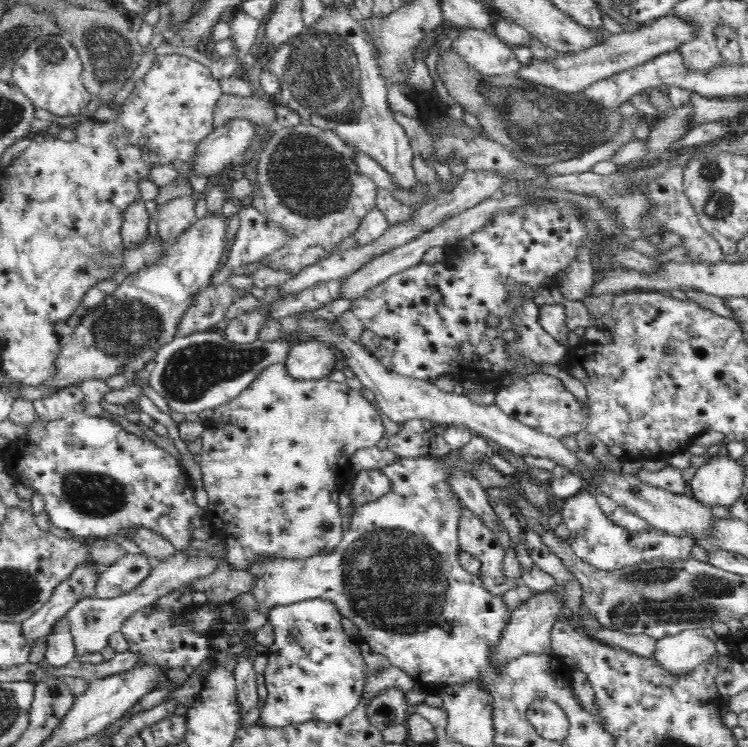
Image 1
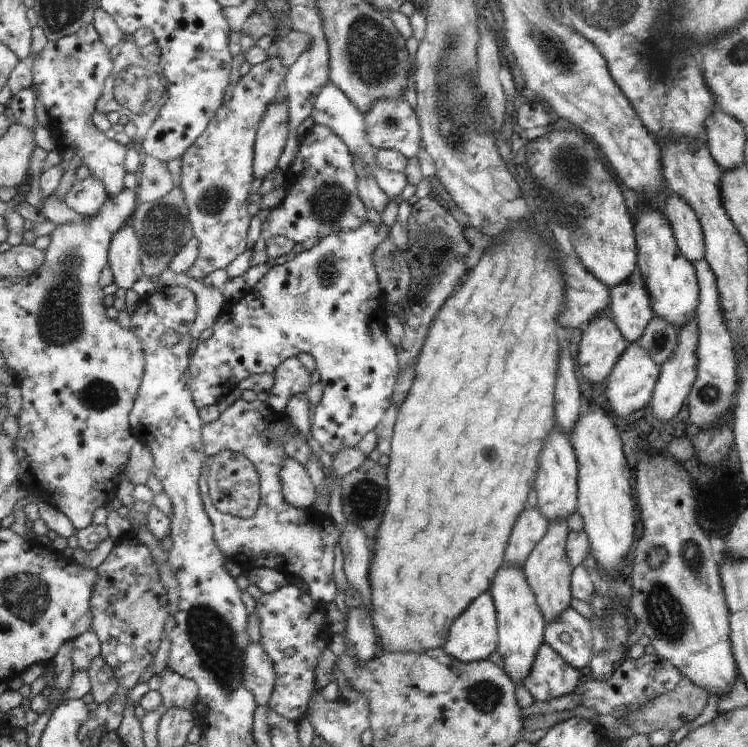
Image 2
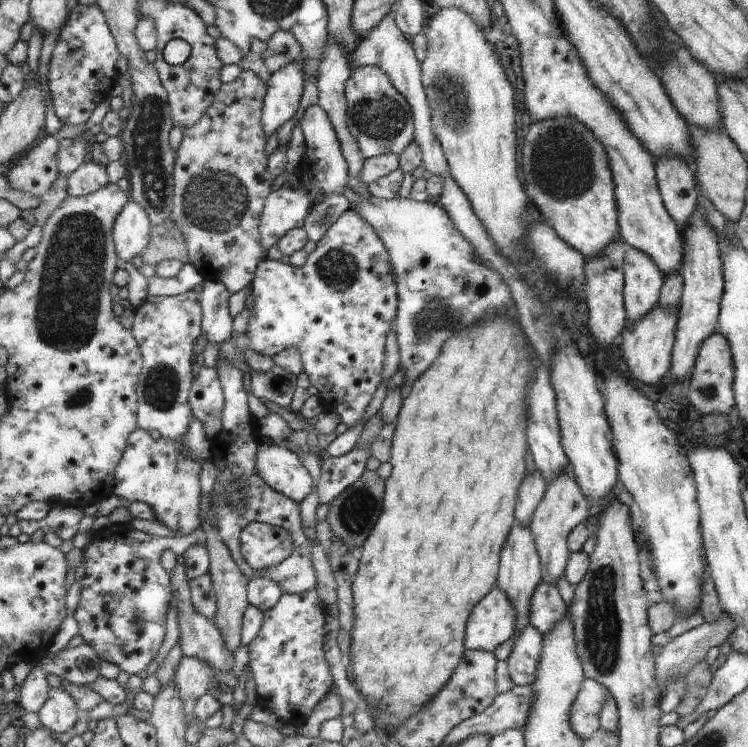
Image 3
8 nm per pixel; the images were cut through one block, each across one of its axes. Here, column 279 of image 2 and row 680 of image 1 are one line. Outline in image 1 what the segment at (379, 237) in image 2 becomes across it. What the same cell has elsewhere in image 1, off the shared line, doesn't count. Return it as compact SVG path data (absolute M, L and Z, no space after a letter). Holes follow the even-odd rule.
M310 598L302 602L294 602L284 606L278 605L269 610L267 616L267 618L269 618L268 623L273 628L275 639L273 640L273 646L267 652L267 666L264 674L266 680L267 700L258 720L263 728L276 730L278 728L286 728L285 726L288 725L304 724L304 722L337 722L338 720L347 717L348 714L351 714L356 709L356 706L362 702L364 698L364 689L367 688L368 667L360 655L360 643L350 639L346 635L346 632L344 632L344 628L342 628L342 617L344 616L341 615L337 604L327 598Z

